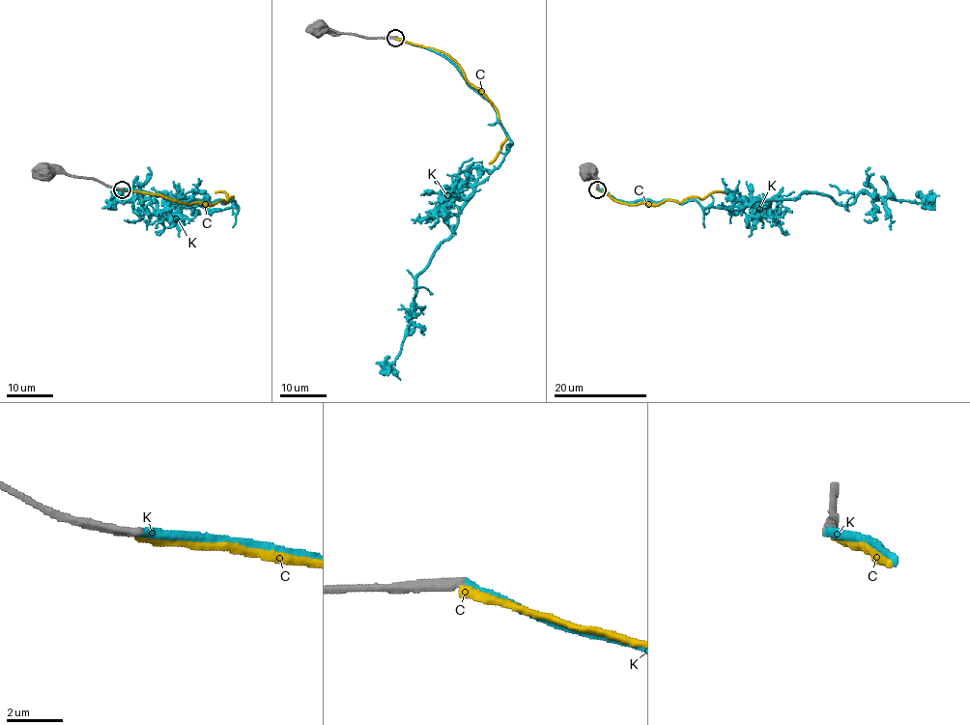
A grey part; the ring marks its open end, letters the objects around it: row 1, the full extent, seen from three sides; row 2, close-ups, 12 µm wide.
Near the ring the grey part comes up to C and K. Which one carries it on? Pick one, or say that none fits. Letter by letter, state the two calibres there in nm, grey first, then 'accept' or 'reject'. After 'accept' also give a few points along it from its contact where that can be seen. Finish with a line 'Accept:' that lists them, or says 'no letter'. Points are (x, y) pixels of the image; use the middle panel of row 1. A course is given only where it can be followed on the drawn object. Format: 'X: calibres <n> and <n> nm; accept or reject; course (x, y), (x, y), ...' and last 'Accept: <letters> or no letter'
C: calibres 400 and 320 nm; accept; course (394, 38), (446, 53), (459, 66), (464, 76), (494, 106), (506, 139), (489, 163)
K: calibres 360 and 280 nm; reject
Accept: C

